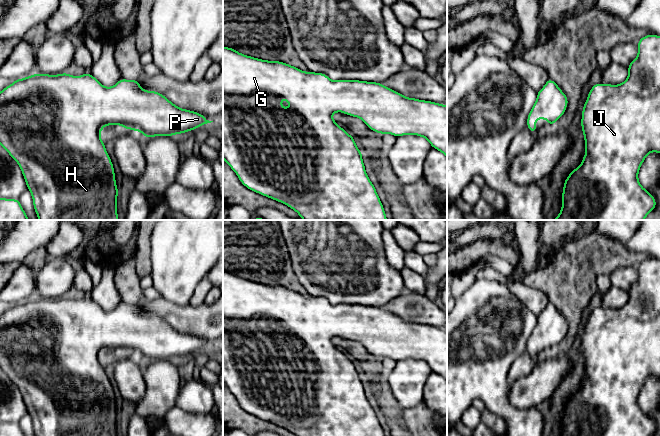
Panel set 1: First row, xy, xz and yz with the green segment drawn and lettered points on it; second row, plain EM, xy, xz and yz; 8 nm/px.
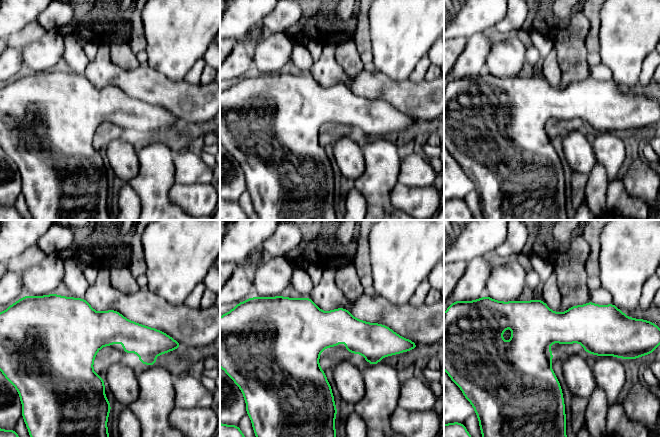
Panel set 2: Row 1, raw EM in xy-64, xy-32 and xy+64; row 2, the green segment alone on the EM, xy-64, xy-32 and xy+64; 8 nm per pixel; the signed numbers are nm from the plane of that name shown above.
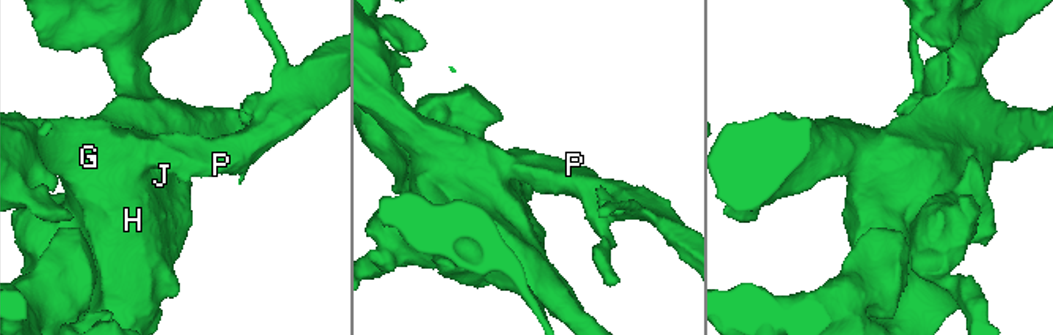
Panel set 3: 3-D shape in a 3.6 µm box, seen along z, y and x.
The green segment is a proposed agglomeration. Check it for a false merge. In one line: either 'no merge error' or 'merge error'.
no merge error

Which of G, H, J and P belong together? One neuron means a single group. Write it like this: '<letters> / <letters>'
G H J P

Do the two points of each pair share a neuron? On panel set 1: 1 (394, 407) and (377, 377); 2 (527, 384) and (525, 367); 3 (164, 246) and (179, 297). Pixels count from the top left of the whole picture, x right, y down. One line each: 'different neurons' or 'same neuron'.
1: same neuron
2: different neurons
3: same neuron

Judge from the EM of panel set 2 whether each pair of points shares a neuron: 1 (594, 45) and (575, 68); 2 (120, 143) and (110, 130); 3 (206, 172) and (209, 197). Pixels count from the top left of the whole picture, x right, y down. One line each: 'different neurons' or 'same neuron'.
1: different neurons
2: different neurons
3: different neurons

